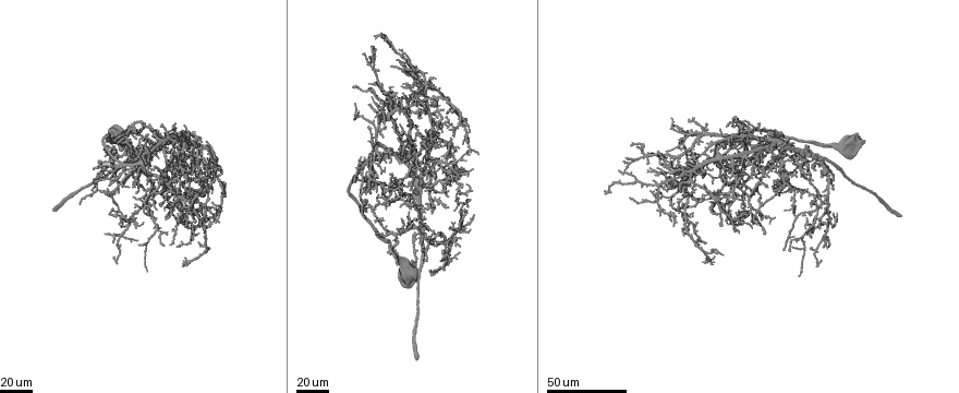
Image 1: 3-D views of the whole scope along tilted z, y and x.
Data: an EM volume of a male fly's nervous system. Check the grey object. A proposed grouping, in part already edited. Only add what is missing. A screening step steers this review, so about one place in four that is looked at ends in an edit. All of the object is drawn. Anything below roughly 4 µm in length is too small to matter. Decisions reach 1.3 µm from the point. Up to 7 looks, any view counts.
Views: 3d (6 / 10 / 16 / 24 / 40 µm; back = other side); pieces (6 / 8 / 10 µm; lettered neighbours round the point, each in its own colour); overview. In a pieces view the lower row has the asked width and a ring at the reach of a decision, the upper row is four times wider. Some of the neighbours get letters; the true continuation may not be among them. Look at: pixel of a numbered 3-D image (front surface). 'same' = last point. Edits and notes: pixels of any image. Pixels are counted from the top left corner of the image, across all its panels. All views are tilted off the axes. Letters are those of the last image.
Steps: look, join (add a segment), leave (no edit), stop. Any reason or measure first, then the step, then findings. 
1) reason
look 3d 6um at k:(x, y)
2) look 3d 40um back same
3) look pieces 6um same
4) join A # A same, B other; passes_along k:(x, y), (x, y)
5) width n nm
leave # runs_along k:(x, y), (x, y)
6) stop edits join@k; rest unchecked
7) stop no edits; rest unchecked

an open end
look 3d 40um at 1:(436, 206)

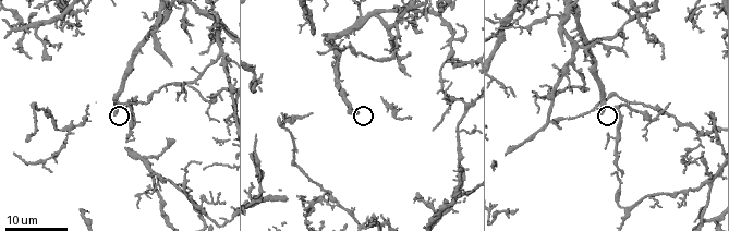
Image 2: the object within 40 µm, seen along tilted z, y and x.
closer look
look 3d 10um at 2:(116, 116)

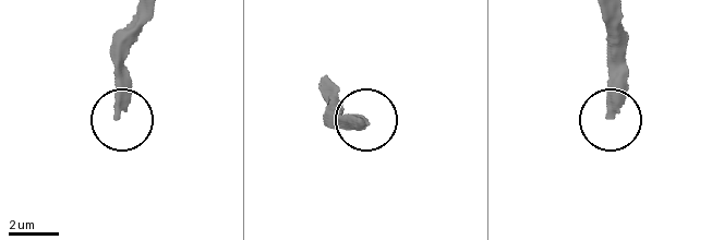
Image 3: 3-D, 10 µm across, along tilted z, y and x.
look pieces 10um at 3:(116, 112)

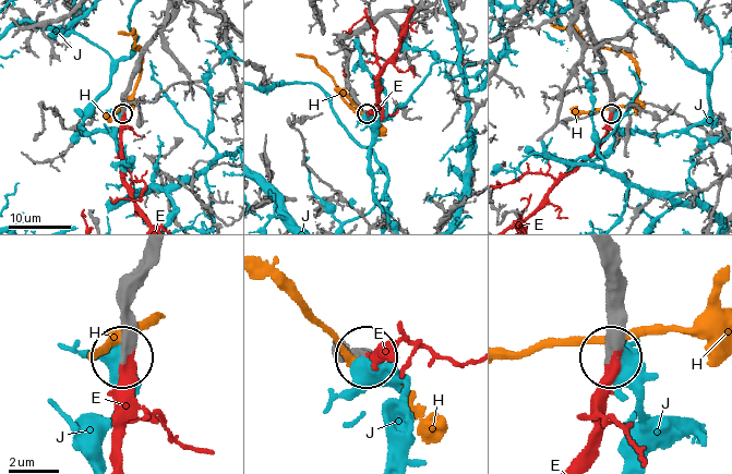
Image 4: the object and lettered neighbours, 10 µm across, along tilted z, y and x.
width 350 nm
join E # E same, H other, J other; passes_along 4:(134, 283), (126, 312), (118, 458); it goes on there

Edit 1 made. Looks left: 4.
long arm stops here
look 3d 40um at 1:(98, 162)

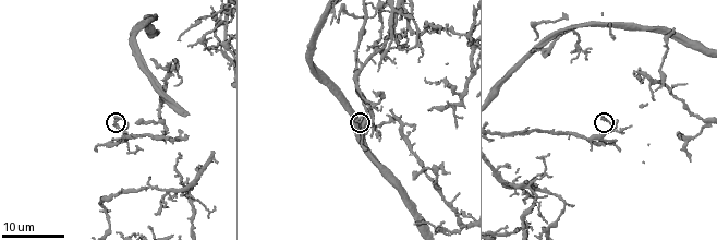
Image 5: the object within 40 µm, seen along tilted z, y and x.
look pieces 8um at 5:(122, 117)

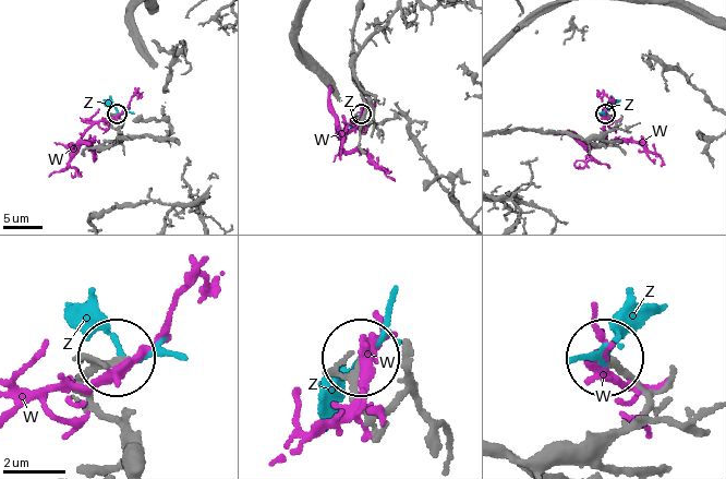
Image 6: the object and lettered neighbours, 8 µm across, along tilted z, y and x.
leave # W other, Z other; runs_along 6:(122, 459), (125, 434), (82, 390), (83, 379), (111, 358); none of them fits

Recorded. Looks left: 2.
an open end
look 3d 40um at 1:(135, 140)

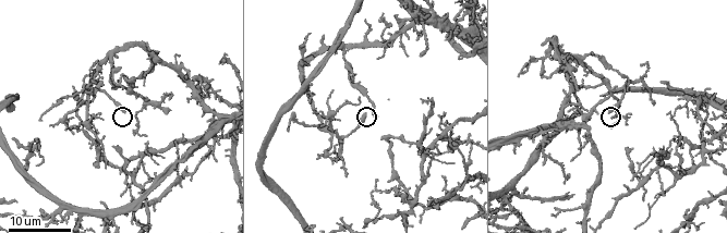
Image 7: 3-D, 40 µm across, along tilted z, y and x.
look pieces 8um at 7:(123, 111)

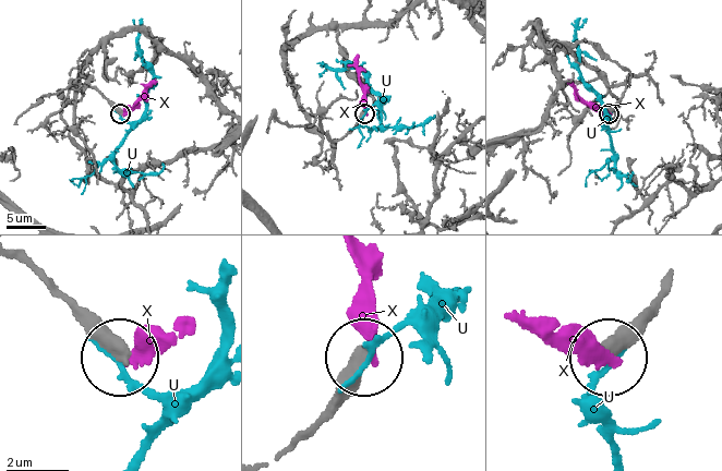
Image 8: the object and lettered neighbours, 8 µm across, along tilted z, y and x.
width 390 nm
leave # U other, X other; runs_along 8:(291, 441), (358, 363); no lettered segment goes on from it

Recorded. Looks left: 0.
stop edits join@4; rest unchecked

